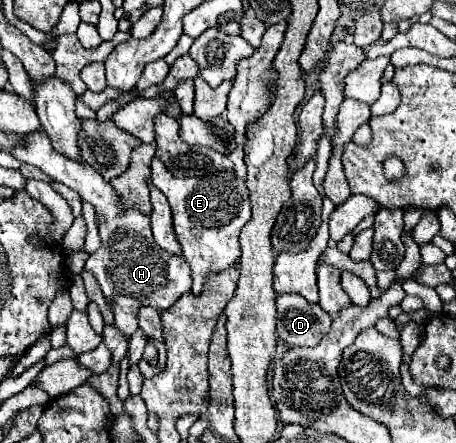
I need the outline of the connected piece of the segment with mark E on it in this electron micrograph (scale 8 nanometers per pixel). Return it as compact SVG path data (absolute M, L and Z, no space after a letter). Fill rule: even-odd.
M159 158L151 160L151 180L171 204L173 228L183 246L183 258L193 272L191 290L199 294L207 272L225 270L241 256L239 232L251 216L247 186L233 172L225 172L225 182L213 178L175 178Z

